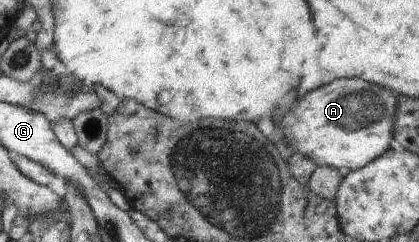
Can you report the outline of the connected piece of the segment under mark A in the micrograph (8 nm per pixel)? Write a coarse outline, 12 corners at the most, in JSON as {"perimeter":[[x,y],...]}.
{"perimeter":[[362,79],[299,93],[286,139],[359,170],[393,136],[396,94]]}

